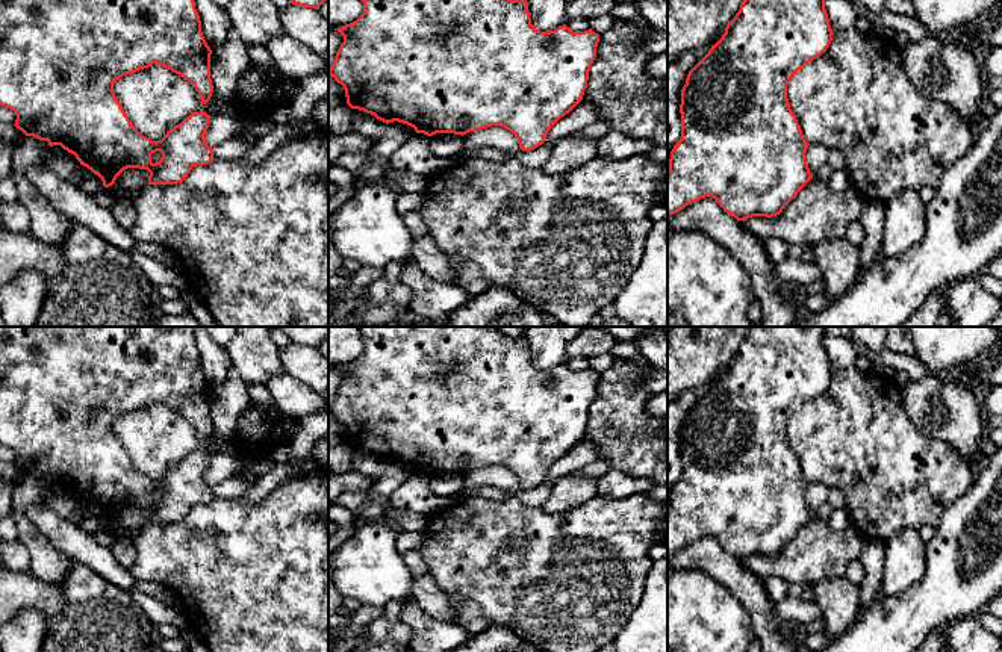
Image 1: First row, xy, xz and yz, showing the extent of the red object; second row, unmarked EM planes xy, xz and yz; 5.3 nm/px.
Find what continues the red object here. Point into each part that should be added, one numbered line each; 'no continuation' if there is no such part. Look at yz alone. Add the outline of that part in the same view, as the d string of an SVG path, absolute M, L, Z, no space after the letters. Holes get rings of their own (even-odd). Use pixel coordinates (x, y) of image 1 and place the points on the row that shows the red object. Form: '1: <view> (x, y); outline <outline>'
no continuation

